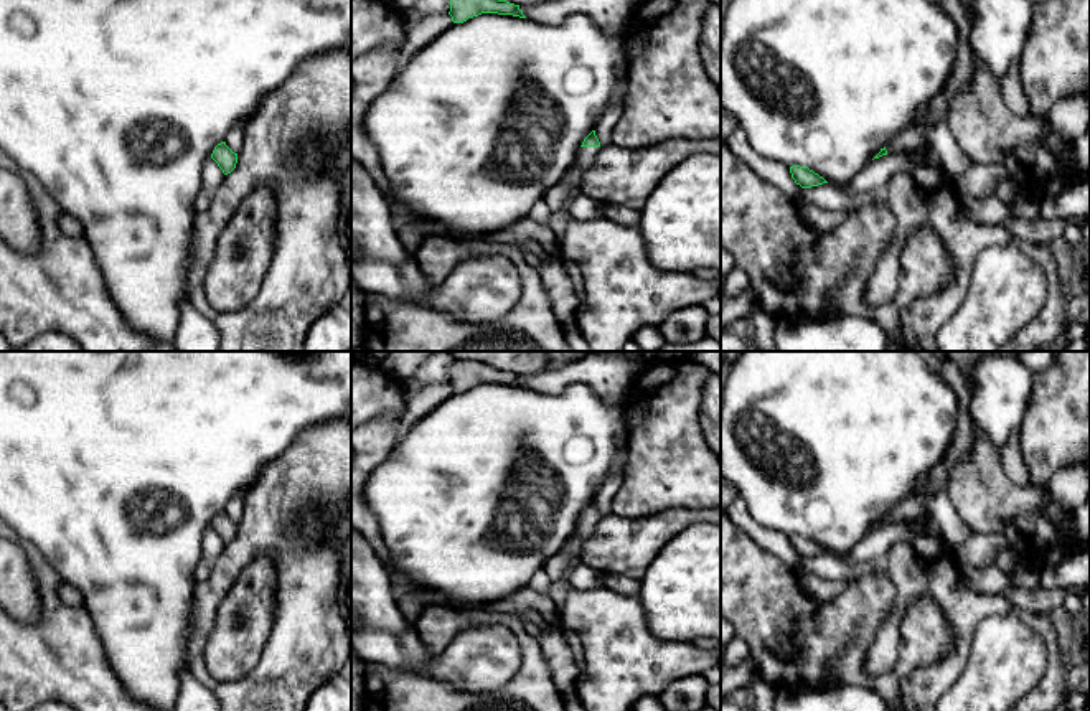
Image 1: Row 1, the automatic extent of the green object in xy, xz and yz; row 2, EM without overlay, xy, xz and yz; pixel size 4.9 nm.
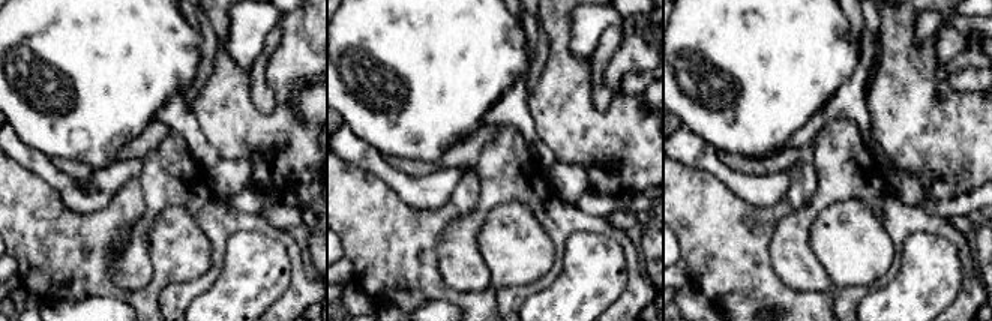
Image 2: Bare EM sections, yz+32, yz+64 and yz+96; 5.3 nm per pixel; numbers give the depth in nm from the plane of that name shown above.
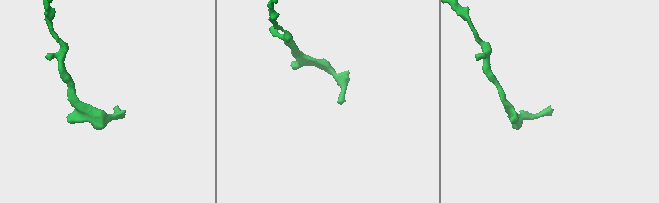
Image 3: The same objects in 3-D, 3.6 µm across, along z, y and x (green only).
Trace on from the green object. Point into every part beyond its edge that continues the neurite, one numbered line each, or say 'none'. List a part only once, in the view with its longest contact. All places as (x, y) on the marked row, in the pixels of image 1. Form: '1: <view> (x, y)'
1: xz (556, 198)

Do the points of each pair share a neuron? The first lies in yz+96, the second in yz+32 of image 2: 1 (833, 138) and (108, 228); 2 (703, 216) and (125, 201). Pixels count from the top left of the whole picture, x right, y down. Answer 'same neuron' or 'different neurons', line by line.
1: different neurons
2: same neuron

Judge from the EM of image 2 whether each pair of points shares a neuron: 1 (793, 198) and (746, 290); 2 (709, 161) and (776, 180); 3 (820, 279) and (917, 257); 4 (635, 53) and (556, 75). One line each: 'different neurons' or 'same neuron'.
1: same neuron
2: same neuron
3: different neurons
4: different neurons

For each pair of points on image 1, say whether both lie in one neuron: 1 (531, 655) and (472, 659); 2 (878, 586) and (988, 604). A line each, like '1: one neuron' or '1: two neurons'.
1: two neurons
2: two neurons

